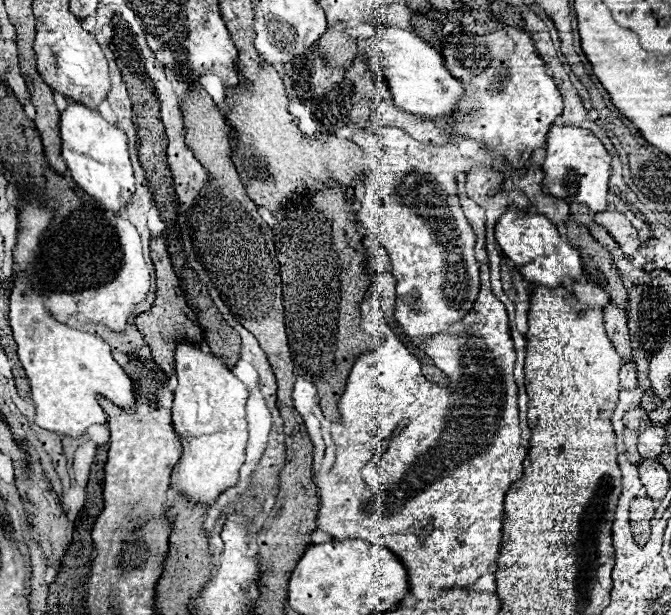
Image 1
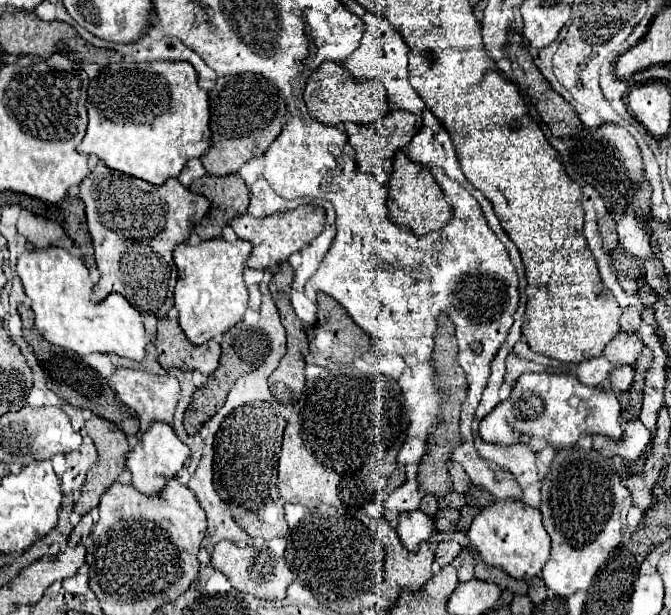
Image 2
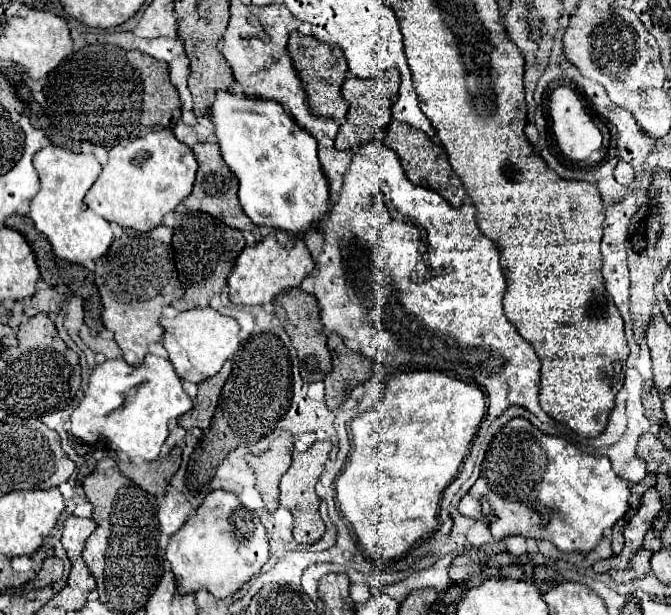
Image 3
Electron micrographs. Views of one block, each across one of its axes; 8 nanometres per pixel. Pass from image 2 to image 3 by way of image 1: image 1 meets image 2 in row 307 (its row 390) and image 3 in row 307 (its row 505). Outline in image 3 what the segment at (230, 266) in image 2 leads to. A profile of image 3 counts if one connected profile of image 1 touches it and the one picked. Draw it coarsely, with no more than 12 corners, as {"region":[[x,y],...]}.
{"region":[[210,306],[162,318],[182,380],[216,374],[240,346],[238,322]]}

